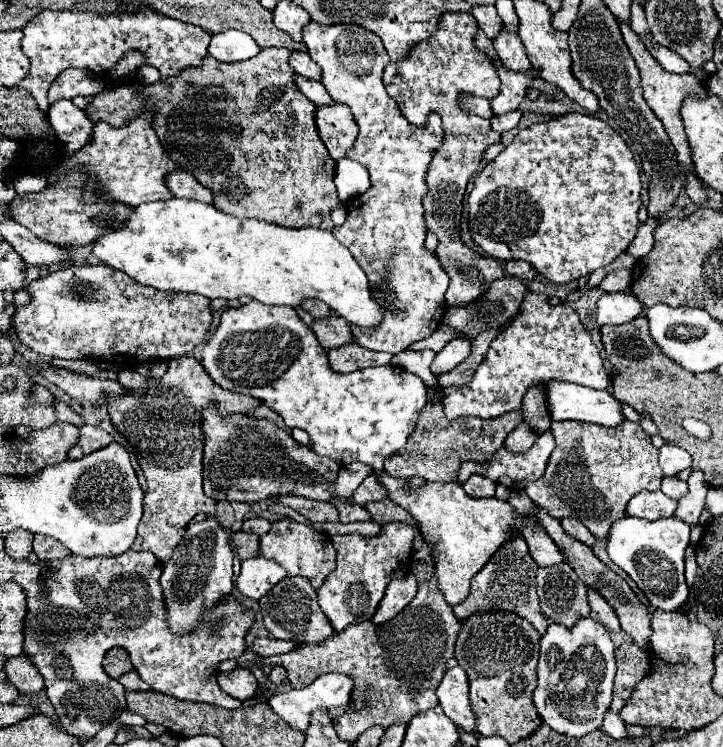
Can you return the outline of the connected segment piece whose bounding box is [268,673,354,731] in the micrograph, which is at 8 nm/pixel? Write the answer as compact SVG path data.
M326 673L320 675L312 685L304 689L290 689L284 693L274 693L270 697L270 707L274 713L278 713L282 719L288 721L290 727L298 731L308 729L308 719L314 709L320 707L334 707L344 705L350 701L350 691L354 683L350 675L344 673Z

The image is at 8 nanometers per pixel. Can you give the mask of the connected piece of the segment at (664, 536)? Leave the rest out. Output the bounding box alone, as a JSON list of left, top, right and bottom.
[608,517,690,611]

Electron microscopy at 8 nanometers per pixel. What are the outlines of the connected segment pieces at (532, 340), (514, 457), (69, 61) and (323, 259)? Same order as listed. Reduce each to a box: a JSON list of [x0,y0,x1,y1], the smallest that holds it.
[[442,293,608,419],[458,430,554,491],[18,9,212,115],[92,197,384,327]]

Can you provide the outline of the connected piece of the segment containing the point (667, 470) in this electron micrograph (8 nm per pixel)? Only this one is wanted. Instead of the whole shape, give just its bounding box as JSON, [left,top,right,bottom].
[660,443,692,475]

